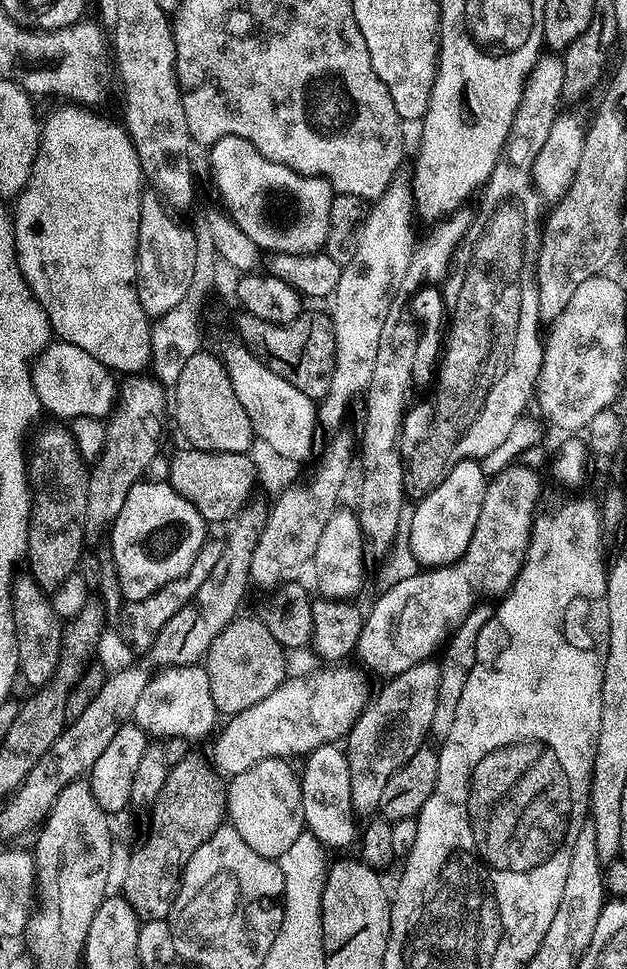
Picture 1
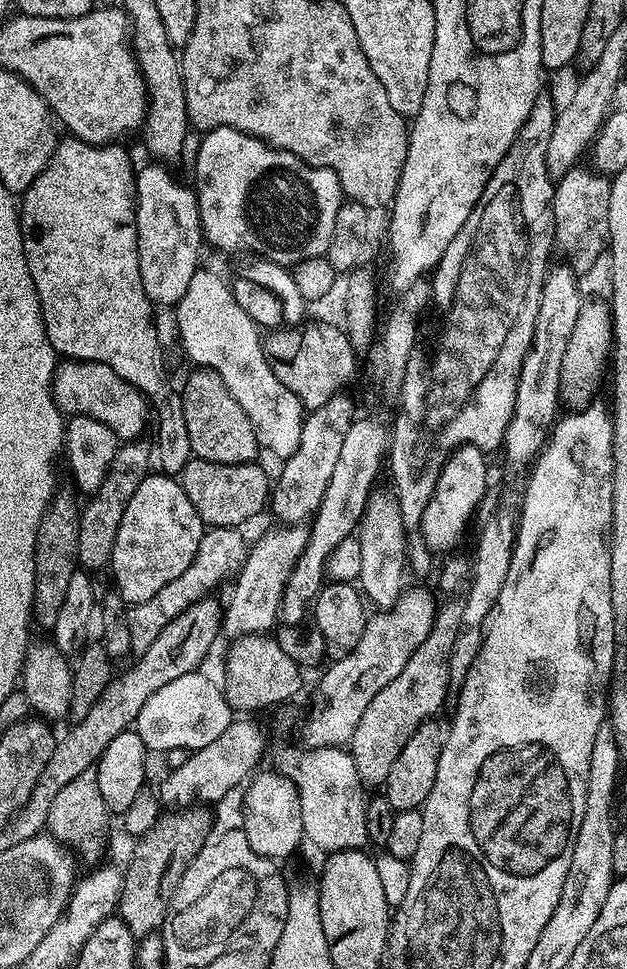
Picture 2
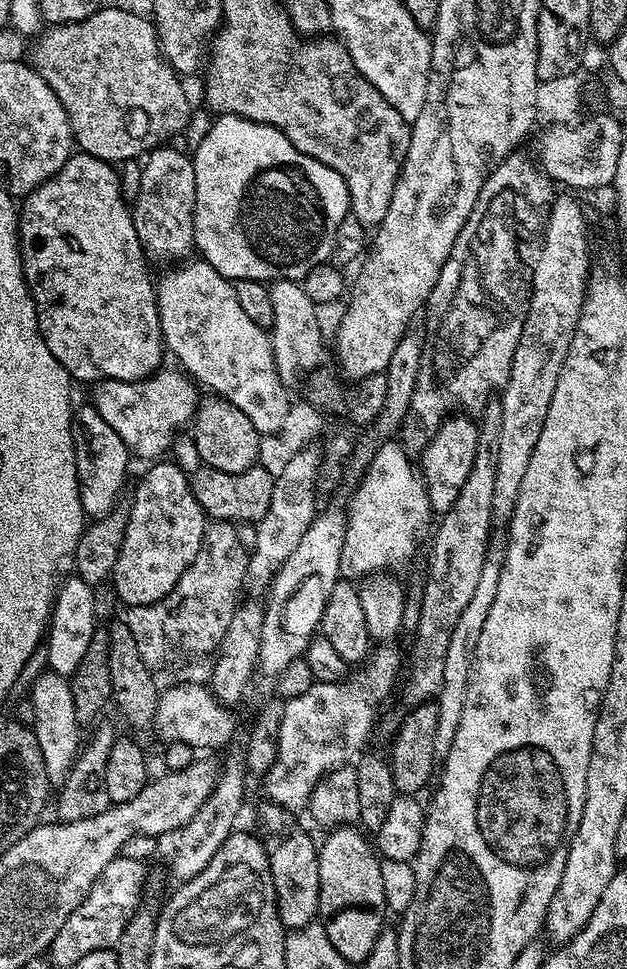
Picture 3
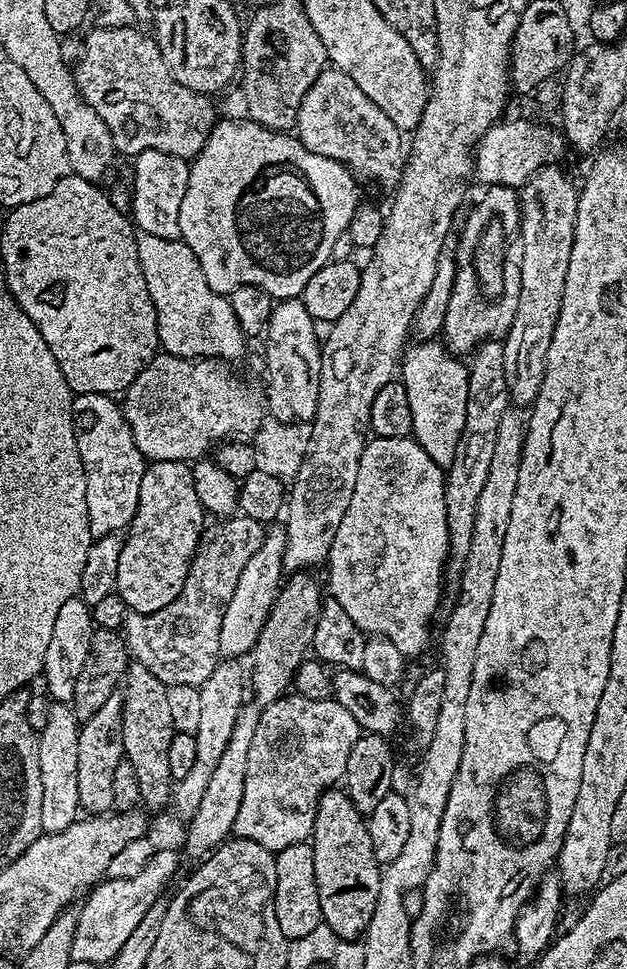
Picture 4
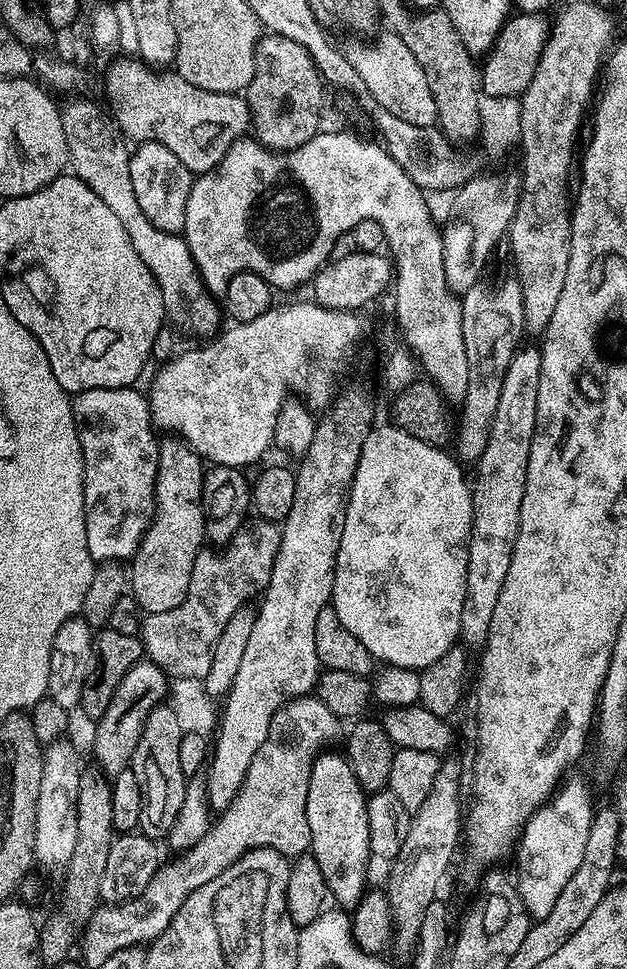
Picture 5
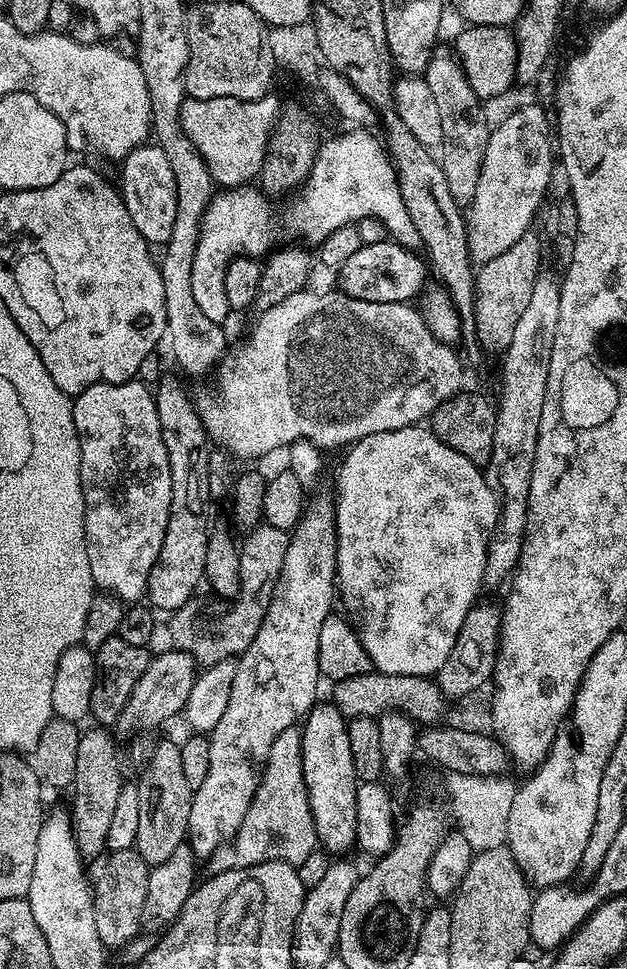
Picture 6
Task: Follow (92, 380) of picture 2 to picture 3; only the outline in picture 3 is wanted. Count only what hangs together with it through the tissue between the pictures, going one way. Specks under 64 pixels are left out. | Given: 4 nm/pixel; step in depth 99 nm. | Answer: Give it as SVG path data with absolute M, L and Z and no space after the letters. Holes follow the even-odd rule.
M161 367L145 380L103 379L93 387L96 389L92 392L91 407L102 414L108 425L114 426L118 438L122 438L133 457L141 456L147 462L163 457L160 455L171 449L173 441L183 429L180 427L184 423L187 425L196 414L197 385L183 371L172 368Z

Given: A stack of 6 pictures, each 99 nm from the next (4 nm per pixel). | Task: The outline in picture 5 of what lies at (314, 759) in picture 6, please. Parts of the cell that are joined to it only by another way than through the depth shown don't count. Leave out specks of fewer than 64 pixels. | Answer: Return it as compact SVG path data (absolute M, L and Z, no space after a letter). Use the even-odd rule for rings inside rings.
M321 751L310 770L310 790L306 794L306 822L310 822L310 854L322 870L328 884L328 895L344 910L355 909L364 896L368 884L370 850L370 822L368 796L362 790L347 755Z

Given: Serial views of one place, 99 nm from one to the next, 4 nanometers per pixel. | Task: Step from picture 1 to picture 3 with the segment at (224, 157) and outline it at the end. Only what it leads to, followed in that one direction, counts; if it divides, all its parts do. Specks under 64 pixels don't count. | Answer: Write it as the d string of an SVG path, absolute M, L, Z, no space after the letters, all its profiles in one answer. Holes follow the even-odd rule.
M241 116L215 117L212 129L191 153L196 183L194 202L194 248L218 274L230 281L291 280L303 282L310 270L329 263L338 226L350 215L348 187L330 166L302 154L274 126Z

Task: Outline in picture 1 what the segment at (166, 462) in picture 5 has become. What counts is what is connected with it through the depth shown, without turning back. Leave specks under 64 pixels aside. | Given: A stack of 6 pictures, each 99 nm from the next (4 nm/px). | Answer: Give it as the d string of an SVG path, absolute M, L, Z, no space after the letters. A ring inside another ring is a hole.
M141 479L139 484L135 484L126 494L126 502L122 505L122 510L118 510L118 518L110 525L112 531L112 541L110 547L114 554L114 566L118 574L120 583L120 594L125 601L141 600L150 594L154 594L166 582L174 582L194 566L198 558L198 550L202 550L206 539L206 522L202 514L182 494L178 494L172 489L172 485L160 480Z

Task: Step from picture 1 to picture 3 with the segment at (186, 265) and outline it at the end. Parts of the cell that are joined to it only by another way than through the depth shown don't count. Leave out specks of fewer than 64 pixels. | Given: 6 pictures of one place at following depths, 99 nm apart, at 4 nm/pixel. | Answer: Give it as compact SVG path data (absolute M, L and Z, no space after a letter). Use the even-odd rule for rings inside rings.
M157 146L147 153L140 172L140 185L136 188L136 204L131 205L130 219L138 234L138 242L144 248L149 261L164 266L184 262L193 255L194 202L196 183L191 155L179 152L173 146ZM148 160L148 161L147 161ZM176 260L176 261L175 261Z

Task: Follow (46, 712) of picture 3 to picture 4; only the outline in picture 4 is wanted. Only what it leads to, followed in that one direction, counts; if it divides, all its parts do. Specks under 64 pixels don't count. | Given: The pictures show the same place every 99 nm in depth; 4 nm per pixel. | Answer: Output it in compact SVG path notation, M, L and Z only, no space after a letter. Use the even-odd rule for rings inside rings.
M64 702L49 707L46 726L38 734L38 766L42 766L42 829L45 833L66 830L81 815L78 802L78 734L81 720Z

